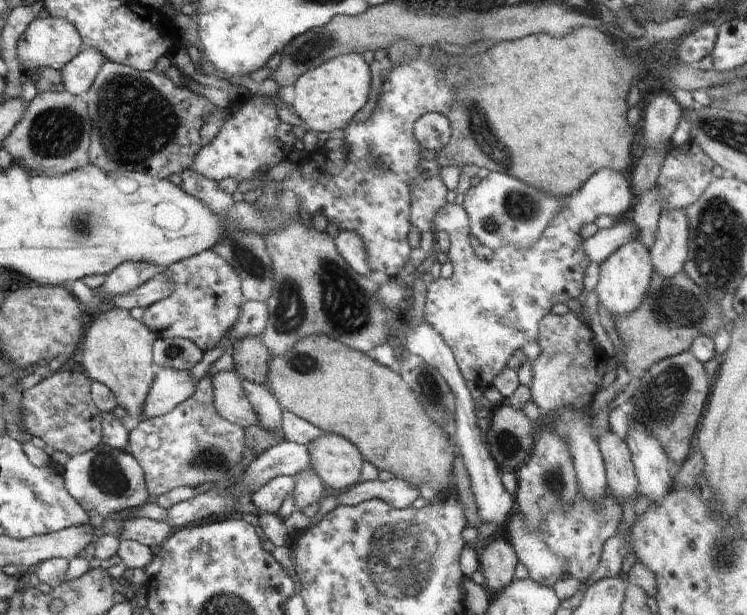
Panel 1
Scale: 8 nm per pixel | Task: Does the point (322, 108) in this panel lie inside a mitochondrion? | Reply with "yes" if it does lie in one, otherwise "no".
no

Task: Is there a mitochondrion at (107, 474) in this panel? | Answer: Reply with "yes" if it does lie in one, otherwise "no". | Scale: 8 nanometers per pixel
yes

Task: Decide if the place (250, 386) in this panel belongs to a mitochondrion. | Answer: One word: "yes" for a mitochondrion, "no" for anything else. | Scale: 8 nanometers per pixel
no

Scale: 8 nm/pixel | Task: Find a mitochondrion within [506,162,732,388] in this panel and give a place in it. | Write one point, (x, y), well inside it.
(669, 306)

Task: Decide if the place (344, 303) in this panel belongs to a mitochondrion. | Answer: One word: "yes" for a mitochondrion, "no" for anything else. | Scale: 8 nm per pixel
yes

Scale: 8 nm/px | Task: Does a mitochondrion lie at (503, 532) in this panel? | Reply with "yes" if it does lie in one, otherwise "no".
no

